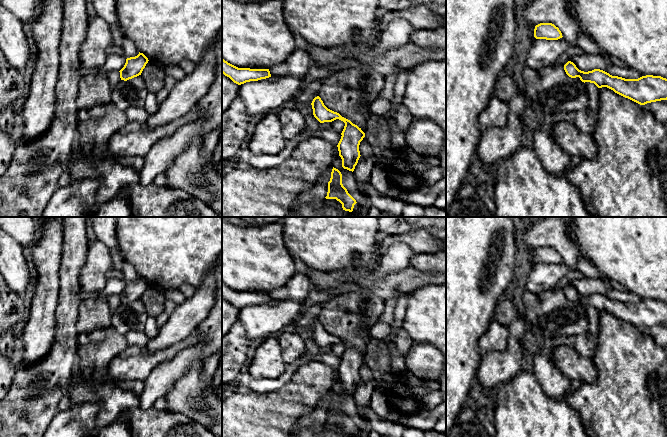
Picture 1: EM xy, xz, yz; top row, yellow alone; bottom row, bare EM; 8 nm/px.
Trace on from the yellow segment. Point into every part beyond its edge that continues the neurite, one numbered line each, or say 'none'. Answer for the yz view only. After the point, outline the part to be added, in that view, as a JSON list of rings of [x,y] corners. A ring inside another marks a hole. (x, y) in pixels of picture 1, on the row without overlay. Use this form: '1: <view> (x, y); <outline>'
none

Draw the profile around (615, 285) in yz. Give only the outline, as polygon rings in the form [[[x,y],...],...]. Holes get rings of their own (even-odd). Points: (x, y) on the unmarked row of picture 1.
[[[601,274],[600,279],[607,282],[614,290],[621,291],[621,292],[627,291],[626,287],[624,287],[622,284],[620,284],[617,281],[609,279],[603,274]]]

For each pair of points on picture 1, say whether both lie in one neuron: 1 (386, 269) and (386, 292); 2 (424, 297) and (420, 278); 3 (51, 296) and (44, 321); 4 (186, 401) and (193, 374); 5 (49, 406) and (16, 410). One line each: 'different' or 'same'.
1: different
2: different
3: same
4: same
5: same

